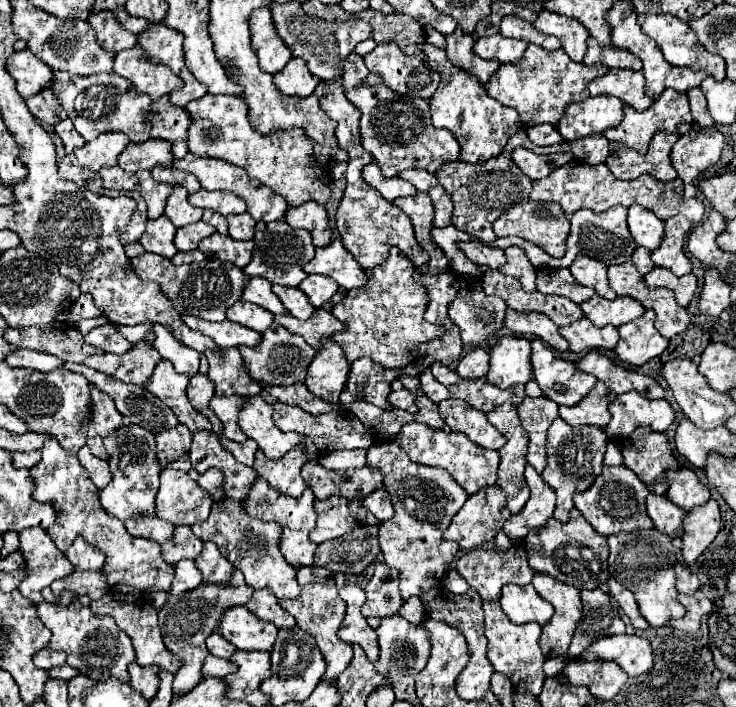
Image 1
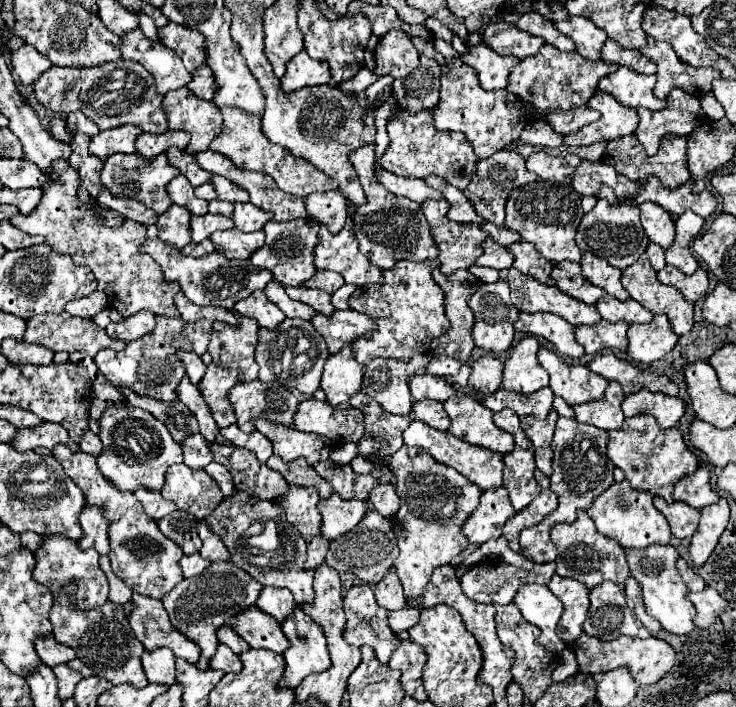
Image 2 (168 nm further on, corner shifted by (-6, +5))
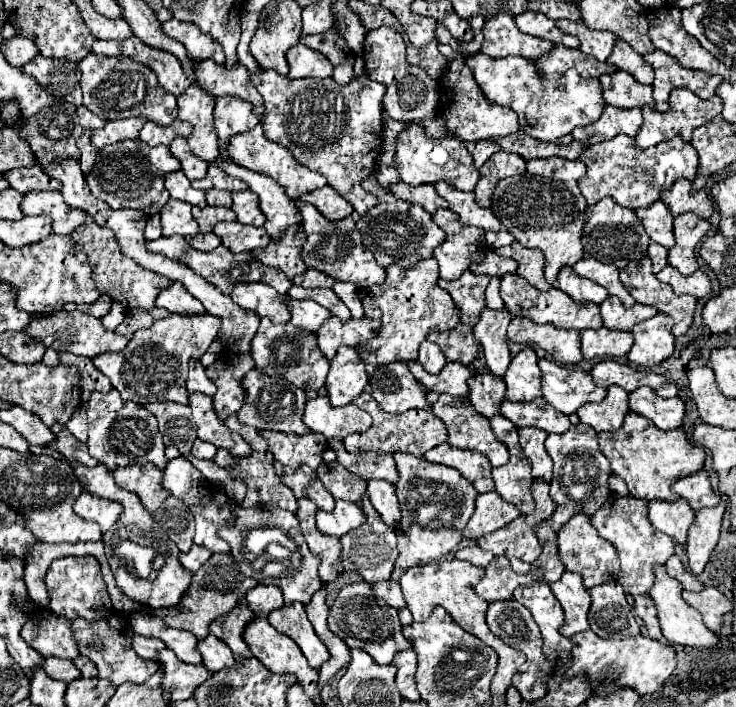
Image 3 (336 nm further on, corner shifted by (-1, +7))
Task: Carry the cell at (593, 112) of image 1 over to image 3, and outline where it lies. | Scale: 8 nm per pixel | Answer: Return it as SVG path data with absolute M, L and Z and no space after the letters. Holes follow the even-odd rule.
M606 105L604 113L598 121L594 121L588 127L578 127L572 131L572 137L580 143L592 145L598 141L608 141L620 133L636 137L638 129L642 125L642 111L640 109L620 109L620 107L612 107Z

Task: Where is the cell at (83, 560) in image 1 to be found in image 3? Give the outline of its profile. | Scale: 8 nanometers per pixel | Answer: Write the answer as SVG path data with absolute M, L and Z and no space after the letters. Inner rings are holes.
M82 491L80 499L74 503L74 513L78 513L86 521L96 521L100 525L102 533L106 533L120 517L122 505L116 501L106 501L106 499L94 497L88 491Z

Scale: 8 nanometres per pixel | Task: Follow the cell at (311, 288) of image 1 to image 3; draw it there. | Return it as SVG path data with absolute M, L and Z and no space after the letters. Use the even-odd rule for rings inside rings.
M308 269L304 275L298 275L292 279L294 285L300 285L300 287L332 287L336 283L334 277L322 273L322 271L314 271L314 269Z

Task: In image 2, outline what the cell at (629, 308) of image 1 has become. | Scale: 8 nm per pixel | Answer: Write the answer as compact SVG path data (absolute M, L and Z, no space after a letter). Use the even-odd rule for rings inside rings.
M605 295L605 297L601 297L597 301L597 311L609 323L617 323L617 321L649 323L653 319L653 313L649 309L645 309L643 305L639 305L635 299L619 301L619 299L611 297L611 295Z

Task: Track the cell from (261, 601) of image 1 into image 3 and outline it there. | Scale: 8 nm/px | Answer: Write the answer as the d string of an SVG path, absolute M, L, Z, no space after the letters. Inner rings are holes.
M256 585L250 593L246 593L246 601L258 617L268 617L270 611L284 605L282 591L276 585Z

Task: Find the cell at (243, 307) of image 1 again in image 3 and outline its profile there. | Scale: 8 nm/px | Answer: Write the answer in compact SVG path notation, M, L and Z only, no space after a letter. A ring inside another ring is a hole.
M240 283L230 293L230 297L242 309L254 311L260 317L268 317L272 323L286 323L290 319L286 305L282 303L282 299L286 299L286 295L276 293L272 287L268 287L264 283L248 283L248 285Z

